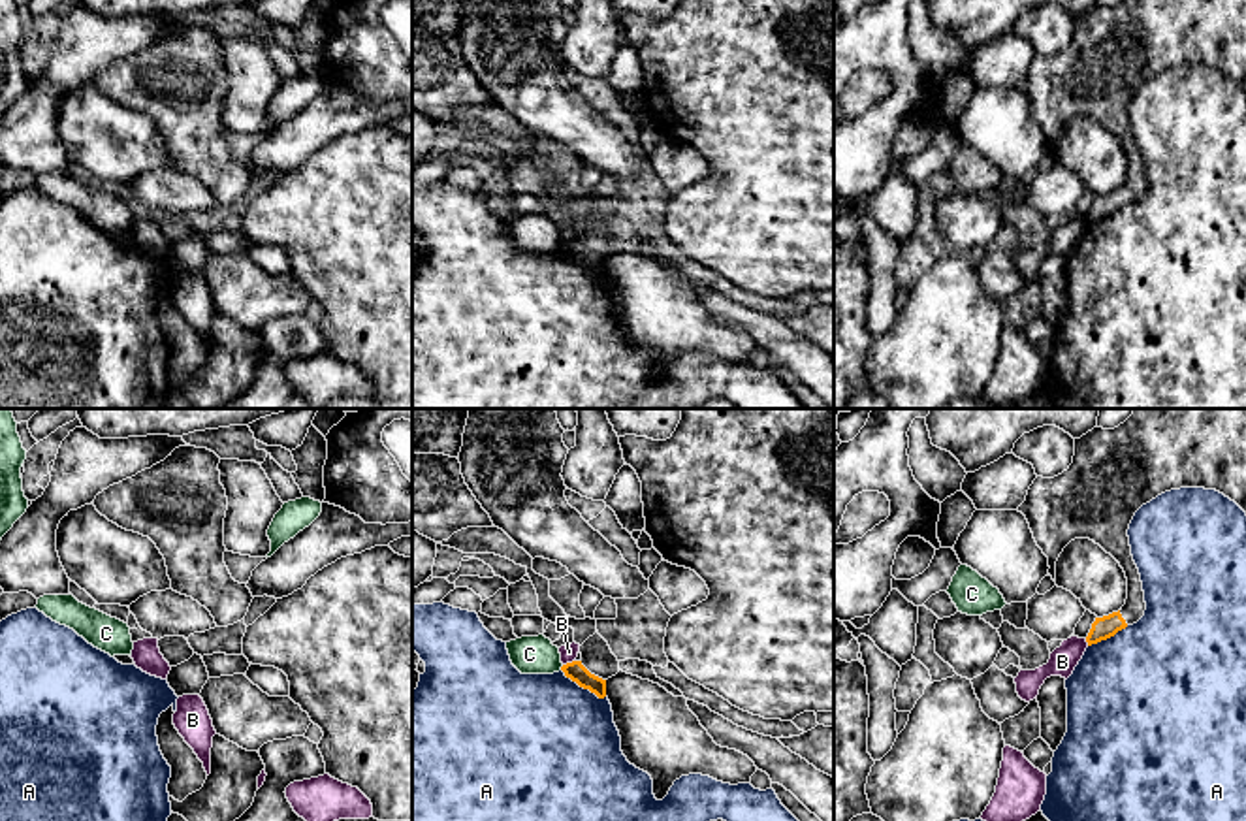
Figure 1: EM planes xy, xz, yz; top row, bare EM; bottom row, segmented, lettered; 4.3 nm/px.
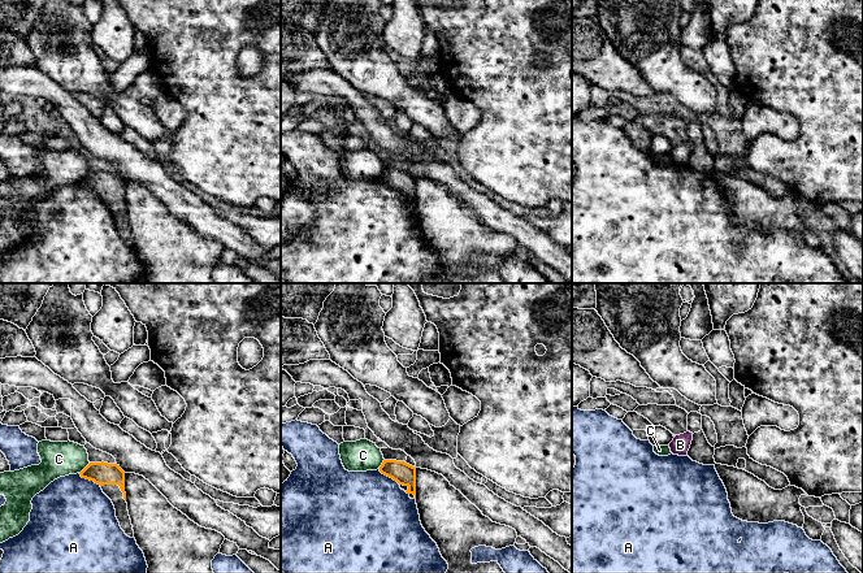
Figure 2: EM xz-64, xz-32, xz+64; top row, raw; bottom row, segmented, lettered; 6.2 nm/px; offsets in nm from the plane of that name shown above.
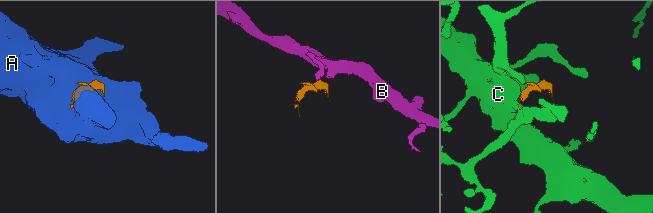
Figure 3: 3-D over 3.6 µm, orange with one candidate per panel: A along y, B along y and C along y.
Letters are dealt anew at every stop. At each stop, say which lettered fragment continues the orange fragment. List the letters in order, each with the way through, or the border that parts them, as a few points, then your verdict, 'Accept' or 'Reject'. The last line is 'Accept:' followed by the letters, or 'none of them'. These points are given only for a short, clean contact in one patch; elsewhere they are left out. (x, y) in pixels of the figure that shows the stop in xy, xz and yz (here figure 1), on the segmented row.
A: Reject
B: Boundary: xz (575, 660), (563, 665). Reject
C: Reject
Accept: none of them

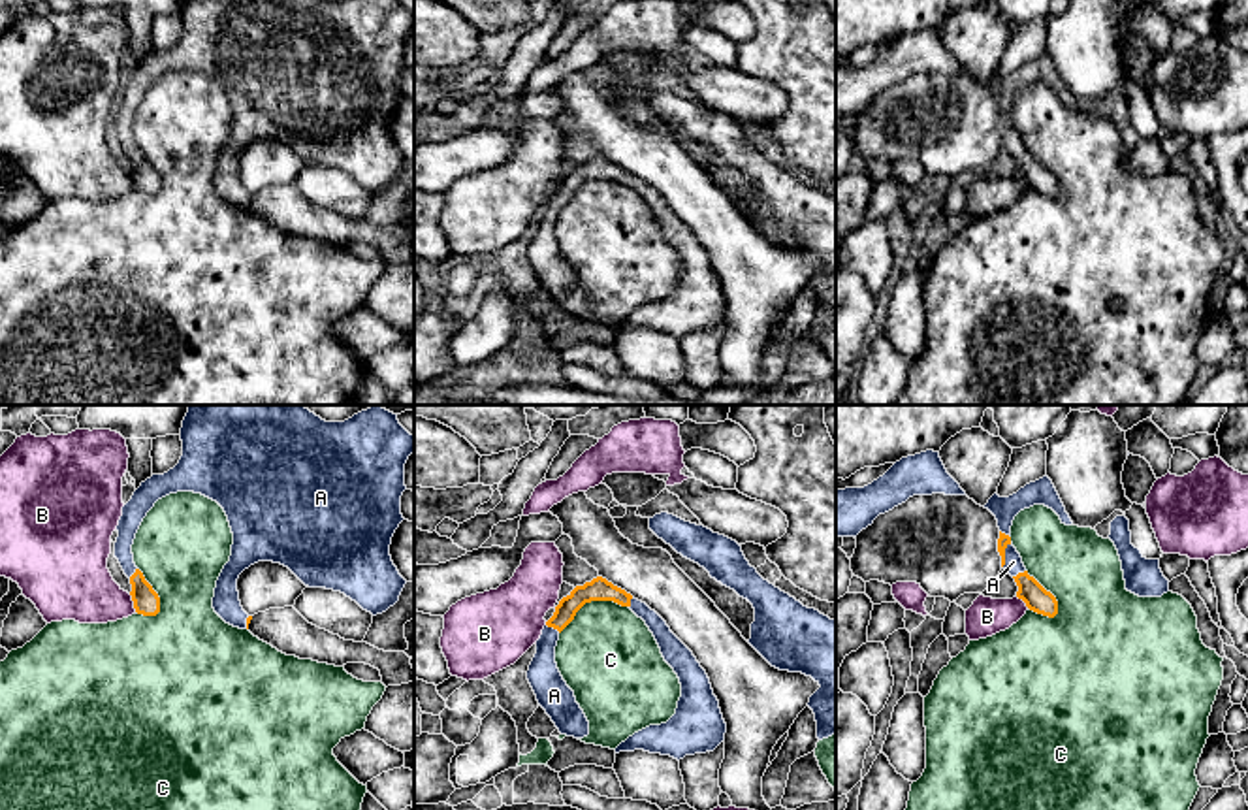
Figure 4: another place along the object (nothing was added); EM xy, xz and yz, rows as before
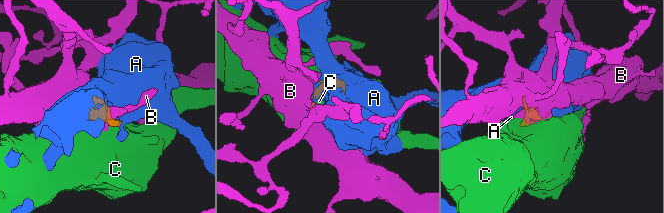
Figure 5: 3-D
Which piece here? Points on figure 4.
A: Accept
B: Reject
C: Reject
Accept: A

